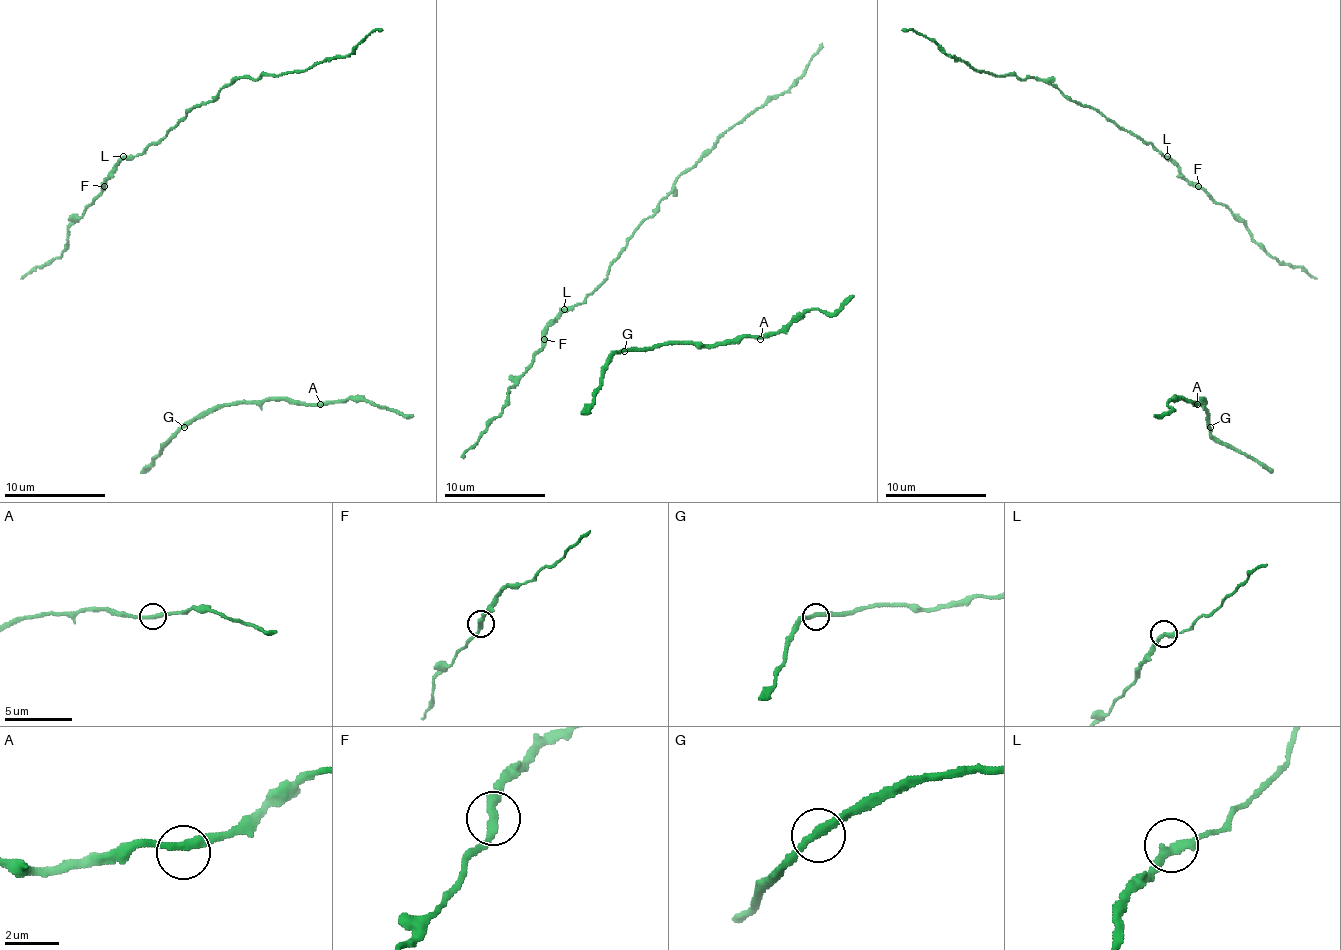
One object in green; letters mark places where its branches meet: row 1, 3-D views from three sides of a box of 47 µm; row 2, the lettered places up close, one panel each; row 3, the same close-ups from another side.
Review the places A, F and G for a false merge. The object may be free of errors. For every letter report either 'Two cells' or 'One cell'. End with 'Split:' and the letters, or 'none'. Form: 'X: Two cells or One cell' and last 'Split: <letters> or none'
A: One cell
F: One cell
G: One cell
Split: none

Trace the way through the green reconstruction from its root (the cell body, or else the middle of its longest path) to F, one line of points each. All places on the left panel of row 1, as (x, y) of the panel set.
F: (78, 220), (103, 187)

